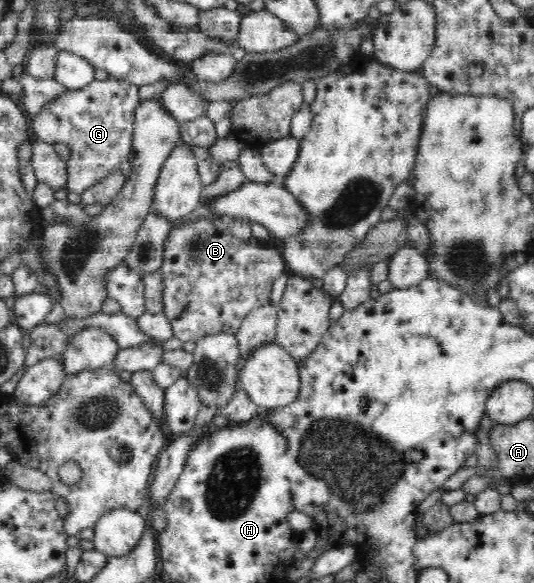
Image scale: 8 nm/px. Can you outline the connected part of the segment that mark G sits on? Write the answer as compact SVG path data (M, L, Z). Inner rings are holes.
M94 78L80 89L66 88L31 117L32 131L39 141L65 143L70 148L67 189L80 195L110 173L123 170L132 151L133 125L138 86L112 78Z

